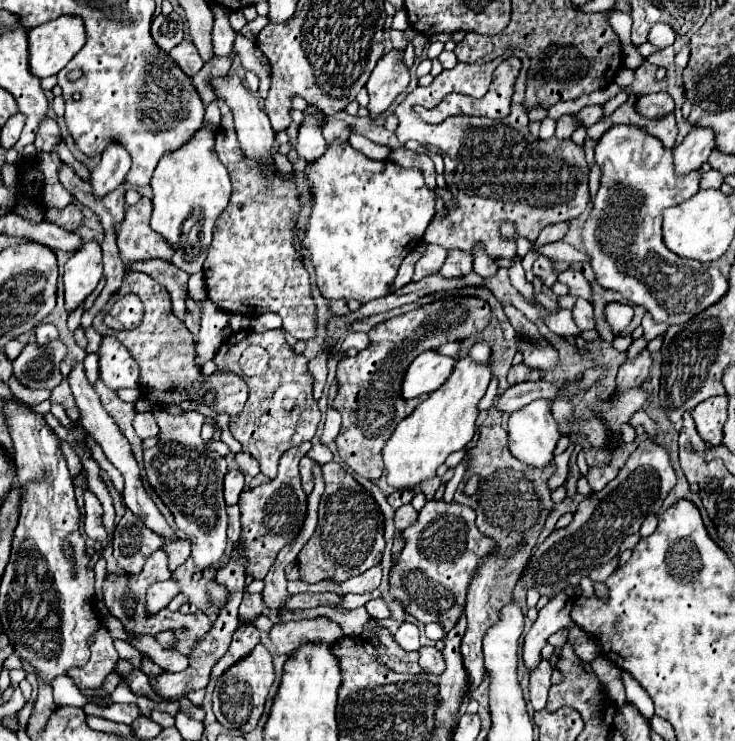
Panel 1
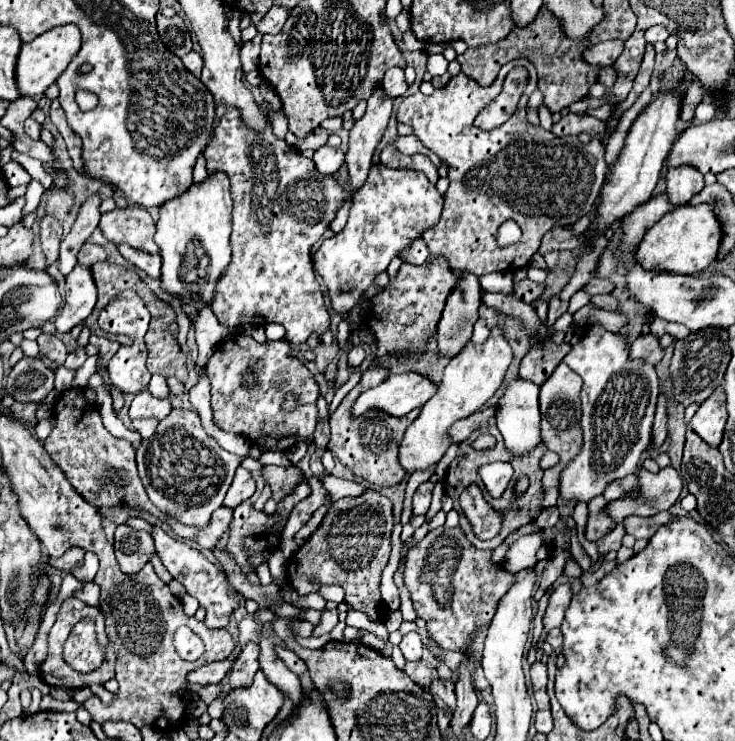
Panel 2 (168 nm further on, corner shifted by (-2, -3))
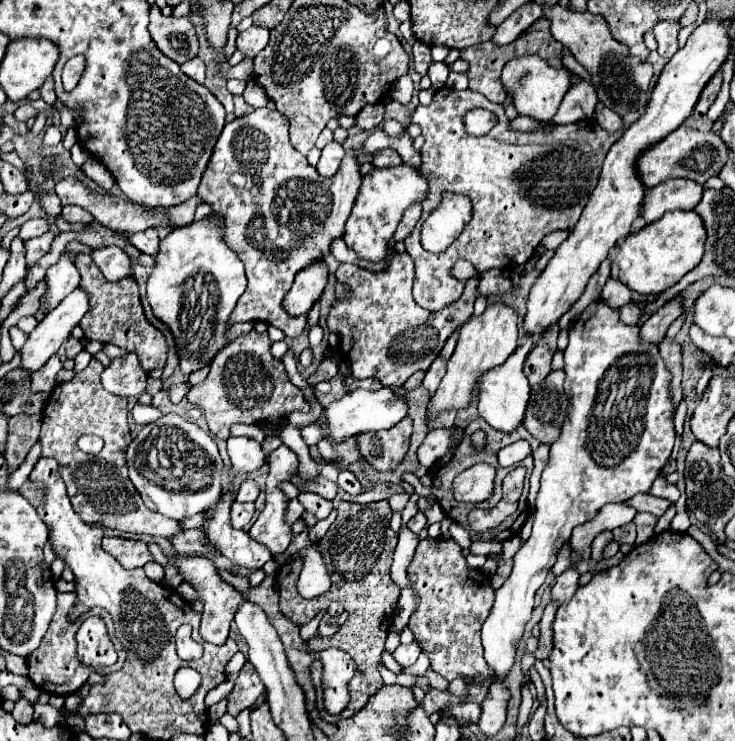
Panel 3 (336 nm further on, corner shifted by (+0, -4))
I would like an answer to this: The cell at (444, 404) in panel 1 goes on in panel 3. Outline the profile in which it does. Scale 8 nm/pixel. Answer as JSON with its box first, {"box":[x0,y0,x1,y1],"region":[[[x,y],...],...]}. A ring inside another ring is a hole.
{"box":[426,302,518,416],"region":[[[490,302],[482,316],[468,318],[468,322],[464,322],[464,326],[460,328],[458,344],[448,362],[448,370],[438,390],[428,402],[426,416],[448,412],[448,410],[454,412],[466,410],[474,398],[474,390],[476,390],[476,382],[480,380],[480,374],[486,374],[488,370],[504,364],[508,356],[516,350],[516,346],[518,346],[518,316],[514,308],[502,302],[494,302],[494,304]]]}

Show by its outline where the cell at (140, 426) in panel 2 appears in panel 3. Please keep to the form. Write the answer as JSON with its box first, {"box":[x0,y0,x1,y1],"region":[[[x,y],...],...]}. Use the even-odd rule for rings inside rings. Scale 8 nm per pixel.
{"box":[132,404,162,426],"region":[[[136,404],[132,408],[132,418],[138,426],[146,426],[146,424],[152,424],[156,422],[158,418],[162,416],[162,412],[156,408],[156,406],[142,406],[142,404]]]}

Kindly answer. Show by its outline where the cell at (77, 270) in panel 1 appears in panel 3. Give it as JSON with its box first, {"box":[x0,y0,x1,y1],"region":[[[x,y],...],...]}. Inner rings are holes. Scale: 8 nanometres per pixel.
{"box":[22,288,88,372],"region":[[[76,288],[68,294],[60,306],[44,316],[44,320],[36,326],[36,330],[28,336],[22,352],[22,368],[28,372],[36,372],[46,360],[58,352],[60,344],[70,336],[72,328],[80,322],[80,318],[88,312],[88,294]]]}

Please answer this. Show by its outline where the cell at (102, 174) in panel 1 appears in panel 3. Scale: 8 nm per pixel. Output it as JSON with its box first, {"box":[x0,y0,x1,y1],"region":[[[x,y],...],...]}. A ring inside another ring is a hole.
{"box":[46,252,80,310],"region":[[[62,252],[58,262],[48,268],[46,272],[46,282],[48,282],[48,294],[46,294],[46,308],[52,310],[60,304],[64,296],[68,296],[78,284],[80,284],[80,274],[74,266],[72,254]]]}

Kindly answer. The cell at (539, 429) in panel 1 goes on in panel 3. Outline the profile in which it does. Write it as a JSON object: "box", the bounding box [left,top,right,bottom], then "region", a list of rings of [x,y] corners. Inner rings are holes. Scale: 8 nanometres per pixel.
{"box":[478,334,534,432],"region":[[[530,334],[526,338],[526,342],[520,344],[516,348],[516,352],[502,366],[488,370],[478,380],[478,412],[492,428],[496,428],[500,432],[514,432],[518,426],[522,426],[526,406],[528,406],[528,398],[530,398],[530,384],[528,384],[528,378],[522,372],[522,366],[524,366],[528,352],[532,350],[532,346],[534,346],[534,336]]]}

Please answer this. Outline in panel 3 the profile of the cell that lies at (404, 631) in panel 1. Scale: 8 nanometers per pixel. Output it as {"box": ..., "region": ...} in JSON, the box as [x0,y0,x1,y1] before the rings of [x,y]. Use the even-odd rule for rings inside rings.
{"box":[392,642,420,666],"region":[[[410,642],[410,644],[400,644],[394,652],[392,652],[392,656],[396,658],[396,662],[400,664],[400,666],[412,666],[416,660],[418,660],[418,656],[420,656],[420,646],[416,644],[416,642]]]}

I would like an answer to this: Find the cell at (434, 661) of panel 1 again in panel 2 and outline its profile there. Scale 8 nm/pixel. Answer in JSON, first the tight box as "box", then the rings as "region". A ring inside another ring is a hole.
{"box":[430,679,456,713],"region":[[[436,679],[436,681],[430,685],[430,691],[432,691],[434,695],[438,695],[438,697],[444,701],[444,705],[450,709],[450,713],[454,713],[456,693],[454,693],[452,681],[440,681],[440,679]]]}

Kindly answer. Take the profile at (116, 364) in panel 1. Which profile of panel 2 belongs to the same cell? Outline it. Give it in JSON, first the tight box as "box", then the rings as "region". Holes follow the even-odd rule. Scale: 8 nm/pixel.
{"box":[108,343,150,393],"region":[[[134,343],[130,347],[120,347],[108,363],[110,381],[122,393],[140,393],[148,387],[150,371],[146,369],[146,347],[144,343]]]}

